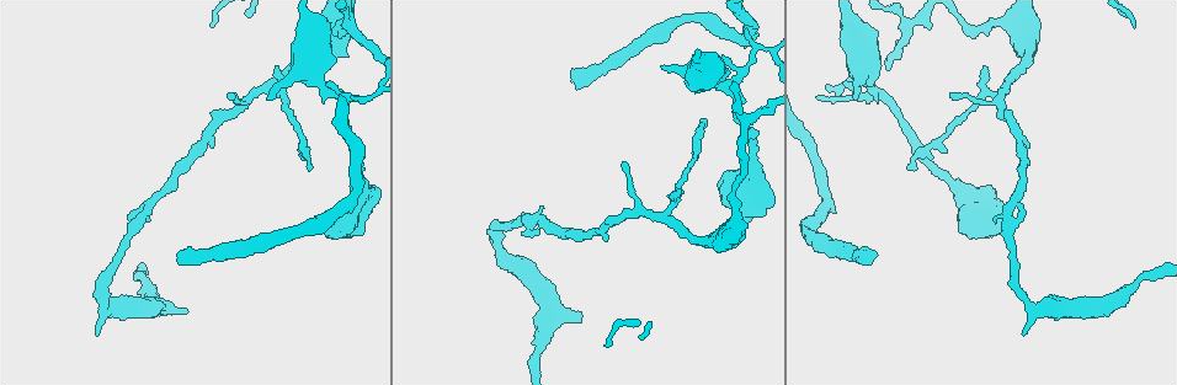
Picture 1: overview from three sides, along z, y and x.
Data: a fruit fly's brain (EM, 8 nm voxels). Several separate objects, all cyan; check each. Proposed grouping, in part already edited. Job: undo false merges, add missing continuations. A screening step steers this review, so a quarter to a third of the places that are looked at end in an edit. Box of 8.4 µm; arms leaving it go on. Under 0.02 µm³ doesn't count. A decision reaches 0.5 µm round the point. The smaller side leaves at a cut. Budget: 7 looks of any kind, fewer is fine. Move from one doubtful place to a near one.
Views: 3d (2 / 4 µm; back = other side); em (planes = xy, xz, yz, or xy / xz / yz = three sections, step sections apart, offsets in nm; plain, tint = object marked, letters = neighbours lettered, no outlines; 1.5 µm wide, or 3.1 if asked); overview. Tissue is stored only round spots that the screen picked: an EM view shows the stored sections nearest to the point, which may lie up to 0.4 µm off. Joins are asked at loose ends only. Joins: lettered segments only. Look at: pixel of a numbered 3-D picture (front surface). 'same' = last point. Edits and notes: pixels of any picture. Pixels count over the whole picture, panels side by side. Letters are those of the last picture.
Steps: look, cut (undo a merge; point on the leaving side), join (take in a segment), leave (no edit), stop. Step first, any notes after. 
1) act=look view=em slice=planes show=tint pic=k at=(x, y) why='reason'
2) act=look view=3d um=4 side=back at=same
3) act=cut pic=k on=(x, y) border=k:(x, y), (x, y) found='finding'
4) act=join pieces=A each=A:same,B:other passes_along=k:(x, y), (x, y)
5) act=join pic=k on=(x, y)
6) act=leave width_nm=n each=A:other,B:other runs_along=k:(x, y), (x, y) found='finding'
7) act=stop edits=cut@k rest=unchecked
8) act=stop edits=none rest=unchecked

act=look view=3d um=2 pic=1 at=(1023, 334) why='branch stops here'

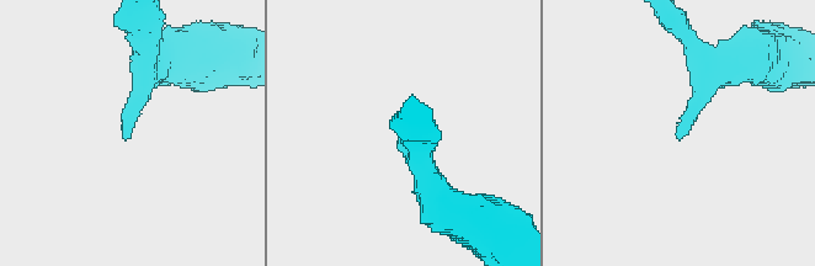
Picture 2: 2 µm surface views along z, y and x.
act=look view=em slice=planes show=letters pic=2 at=(126, 138) why='now the EM'

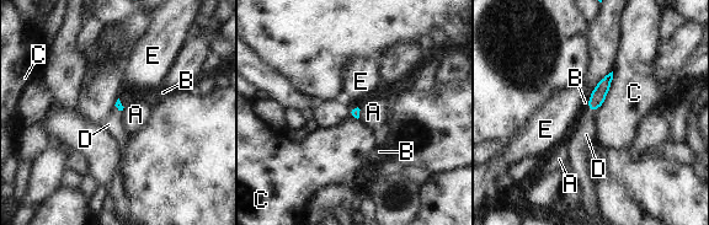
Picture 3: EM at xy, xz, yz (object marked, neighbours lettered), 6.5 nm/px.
act=join pieces=D each=A:other,B:other,C:other,D:same,E:other passes_along=3:(597, 97), (592, 111), (580, 144) found='the neuron continues'

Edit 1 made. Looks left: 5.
act=look view=overview

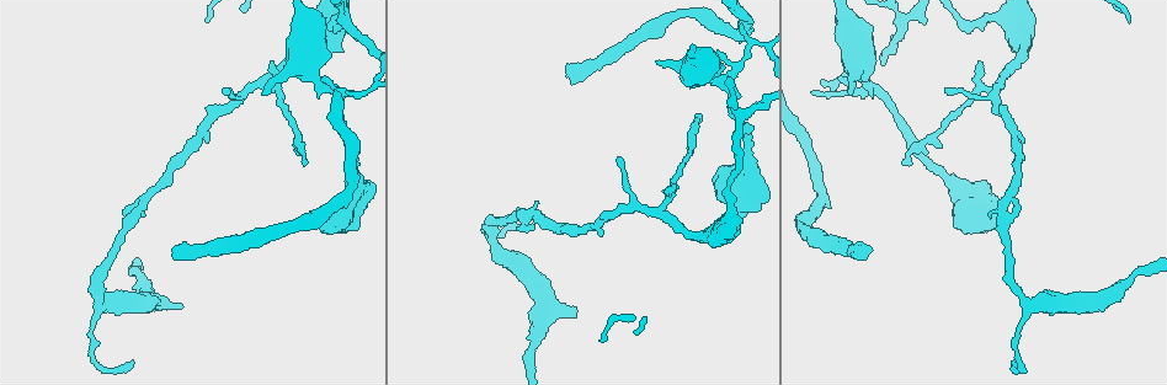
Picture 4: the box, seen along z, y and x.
act=look view=em slice=yz step=4 show=tint pic=4 at=(1127, 283)

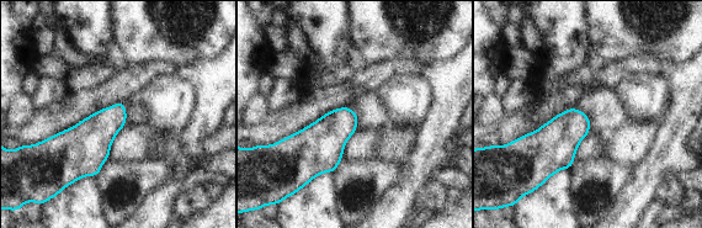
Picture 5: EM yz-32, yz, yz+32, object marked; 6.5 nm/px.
act=look view=em slice=planes show=letters at=same

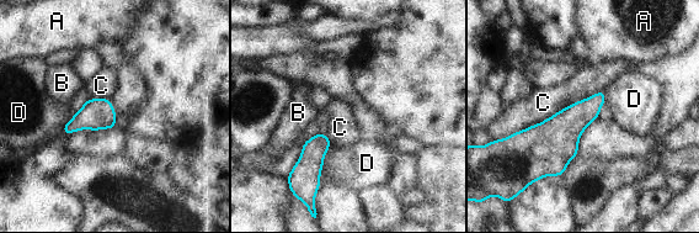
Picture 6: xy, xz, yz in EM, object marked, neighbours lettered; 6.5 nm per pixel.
act=leave longest_contact=C:750nm each=A:other,B:other,C:other,D:other border=6:(604, 89), (502, 138) found='continuous, no second neuron'

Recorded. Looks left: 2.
act=look view=em slice=planes show=letters pic=4 at=(618, 159) why='tapers out'

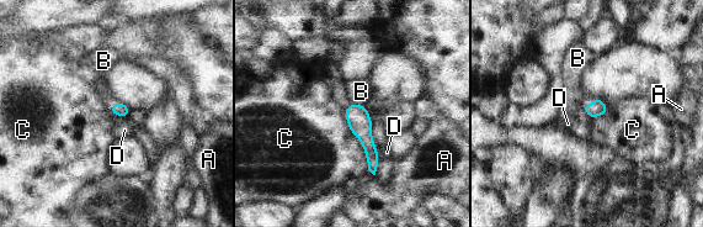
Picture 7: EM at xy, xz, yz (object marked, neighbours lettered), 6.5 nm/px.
act=leave longest_contact=C:400nm each=A:other,B:other,C:other,D:other runs_along=7:(351, 107), (369, 147), (373, 168) found='no lettered segment goes on from it'

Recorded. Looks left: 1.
act=stop edits=join@3 rest=unchecked

